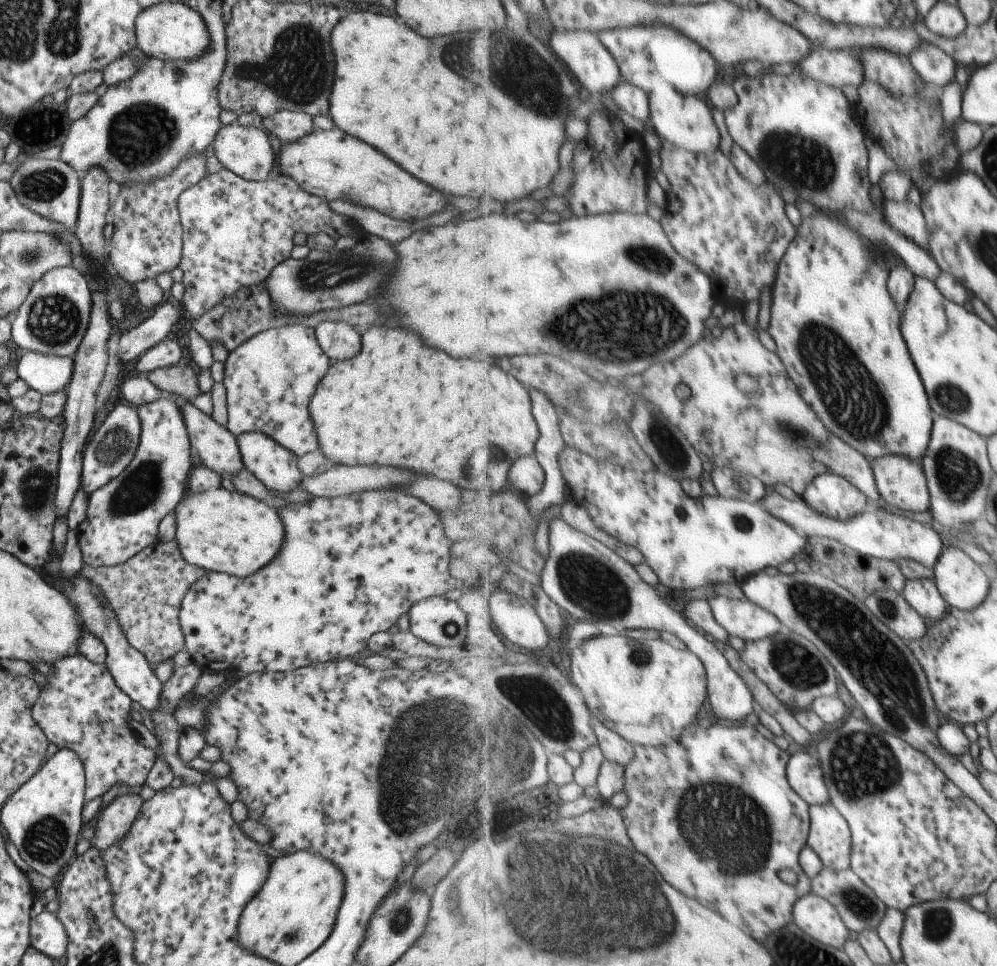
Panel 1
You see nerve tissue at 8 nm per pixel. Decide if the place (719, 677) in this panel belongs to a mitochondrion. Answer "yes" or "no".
no

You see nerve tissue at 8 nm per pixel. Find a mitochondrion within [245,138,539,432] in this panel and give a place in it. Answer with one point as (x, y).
(333, 272)

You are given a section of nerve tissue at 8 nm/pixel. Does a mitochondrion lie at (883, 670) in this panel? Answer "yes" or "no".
yes

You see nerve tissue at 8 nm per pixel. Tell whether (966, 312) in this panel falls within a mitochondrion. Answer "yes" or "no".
no

